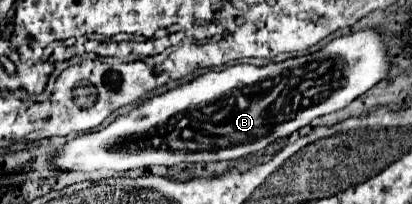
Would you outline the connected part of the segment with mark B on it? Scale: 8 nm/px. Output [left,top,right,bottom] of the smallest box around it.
[51,28,389,172]

